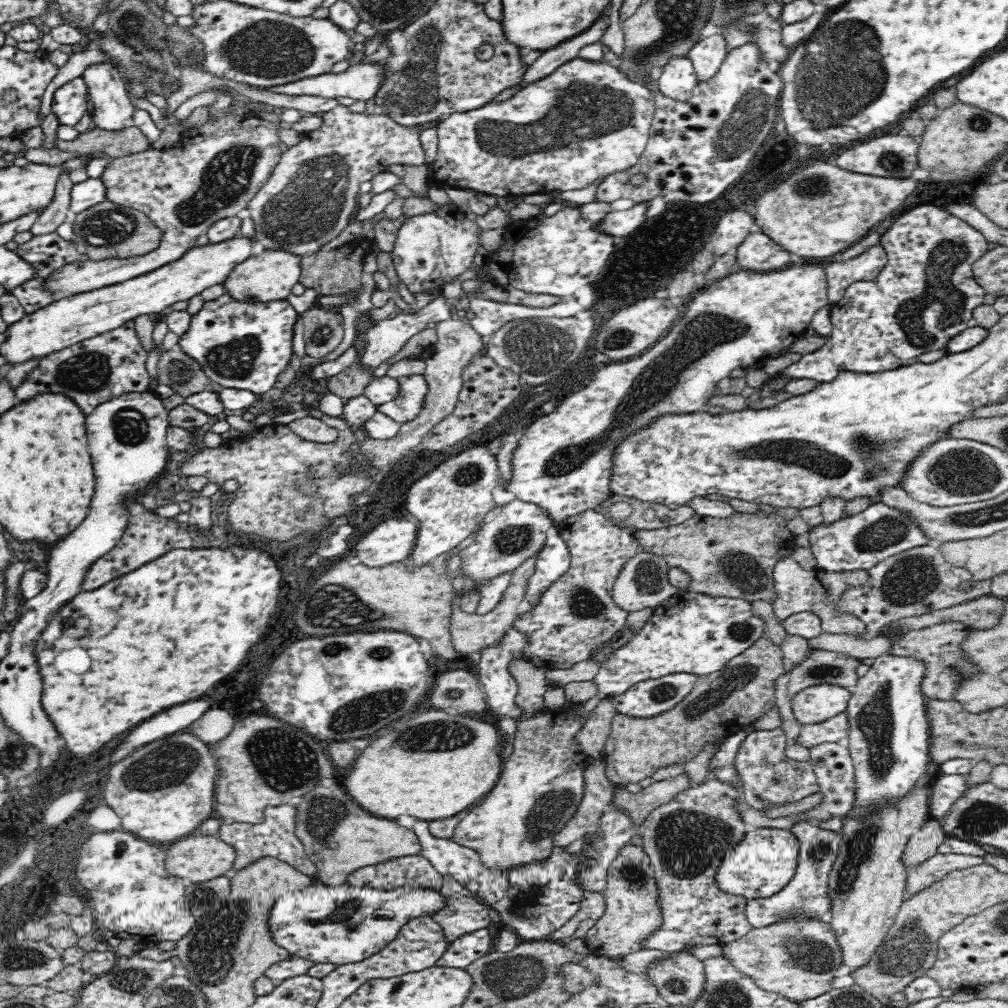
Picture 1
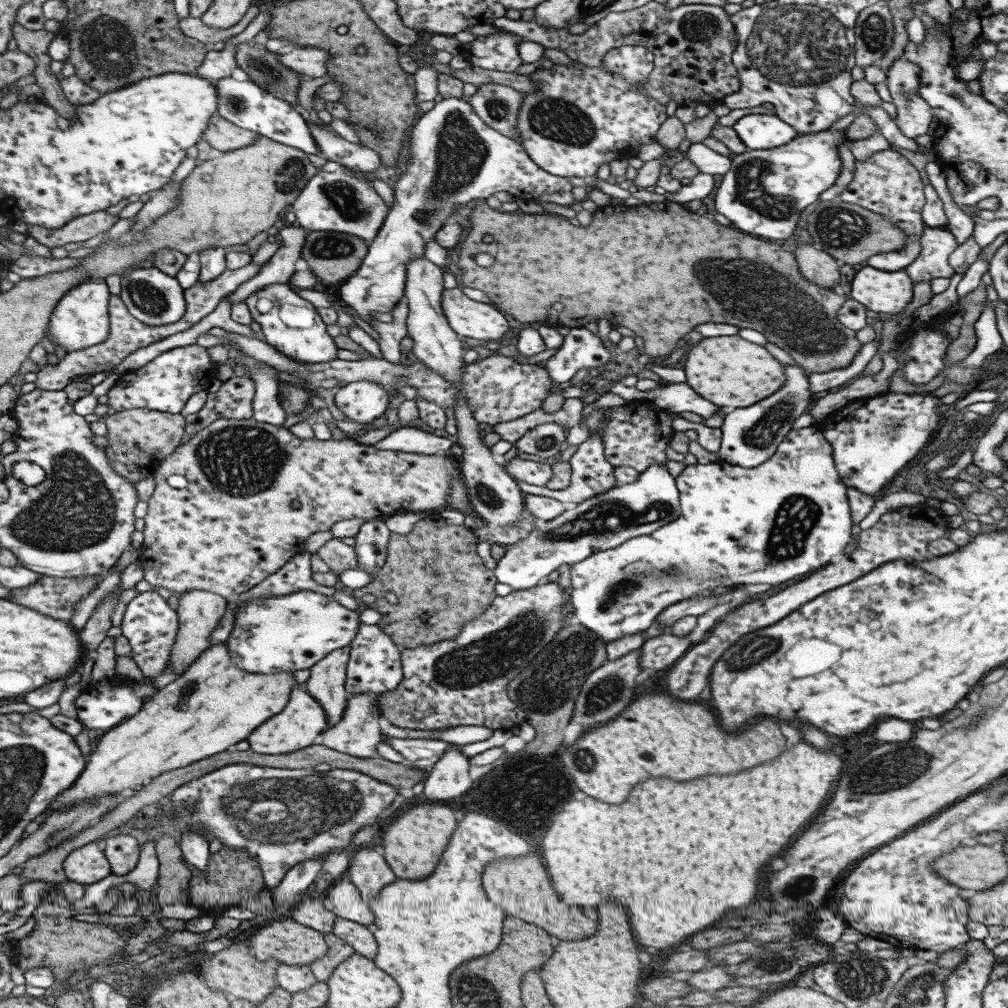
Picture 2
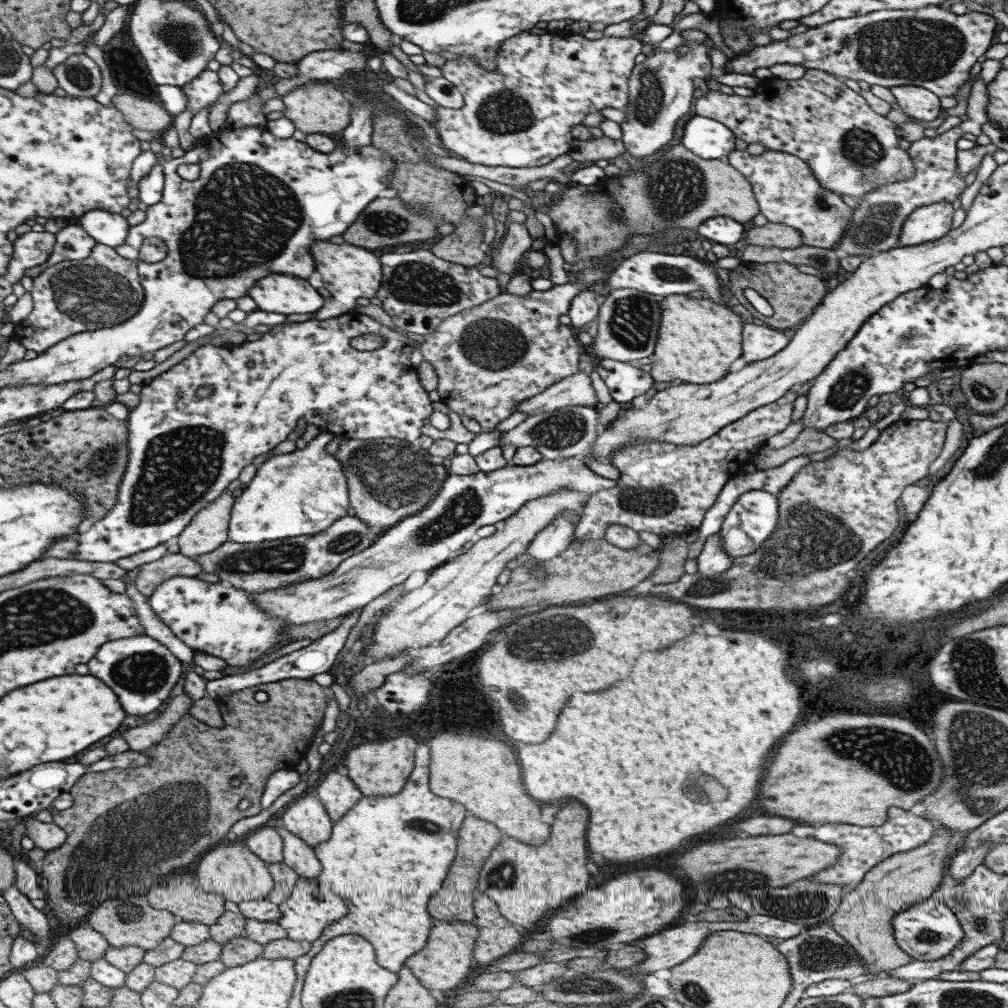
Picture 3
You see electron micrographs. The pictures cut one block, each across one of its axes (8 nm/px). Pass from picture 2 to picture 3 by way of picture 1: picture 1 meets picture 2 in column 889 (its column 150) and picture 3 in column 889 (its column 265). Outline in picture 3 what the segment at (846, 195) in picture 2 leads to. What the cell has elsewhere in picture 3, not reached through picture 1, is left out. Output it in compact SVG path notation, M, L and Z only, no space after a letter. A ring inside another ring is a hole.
M807 69L804 76L797 80L768 77L753 92L750 97L746 97L710 90L693 101L694 112L718 120L748 144L762 144L765 150L778 150L801 158L811 168L823 188L838 195L851 196L862 201L866 194L876 191L880 186L904 182L916 174L912 157L906 149L898 145L900 138L896 133L896 124L874 112L860 93L846 86L841 78L823 70Z

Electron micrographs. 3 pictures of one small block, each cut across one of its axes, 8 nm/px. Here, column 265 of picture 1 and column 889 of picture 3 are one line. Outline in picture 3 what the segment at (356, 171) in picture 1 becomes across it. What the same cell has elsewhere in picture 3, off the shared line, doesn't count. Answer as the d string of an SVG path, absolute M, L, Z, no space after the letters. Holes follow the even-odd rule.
M966 120L950 130L933 138L924 137L912 142L906 150L914 161L916 174L904 182L894 182L880 186L876 191L866 194L859 202L859 206L852 209L850 228L846 230L844 238L838 242L836 248L844 250L848 255L861 255L864 258L872 257L882 251L898 247L898 239L902 233L902 225L914 210L934 204L934 202L954 202L967 188L964 177L958 175L958 161L956 161L956 142L964 132L982 132L980 120Z

